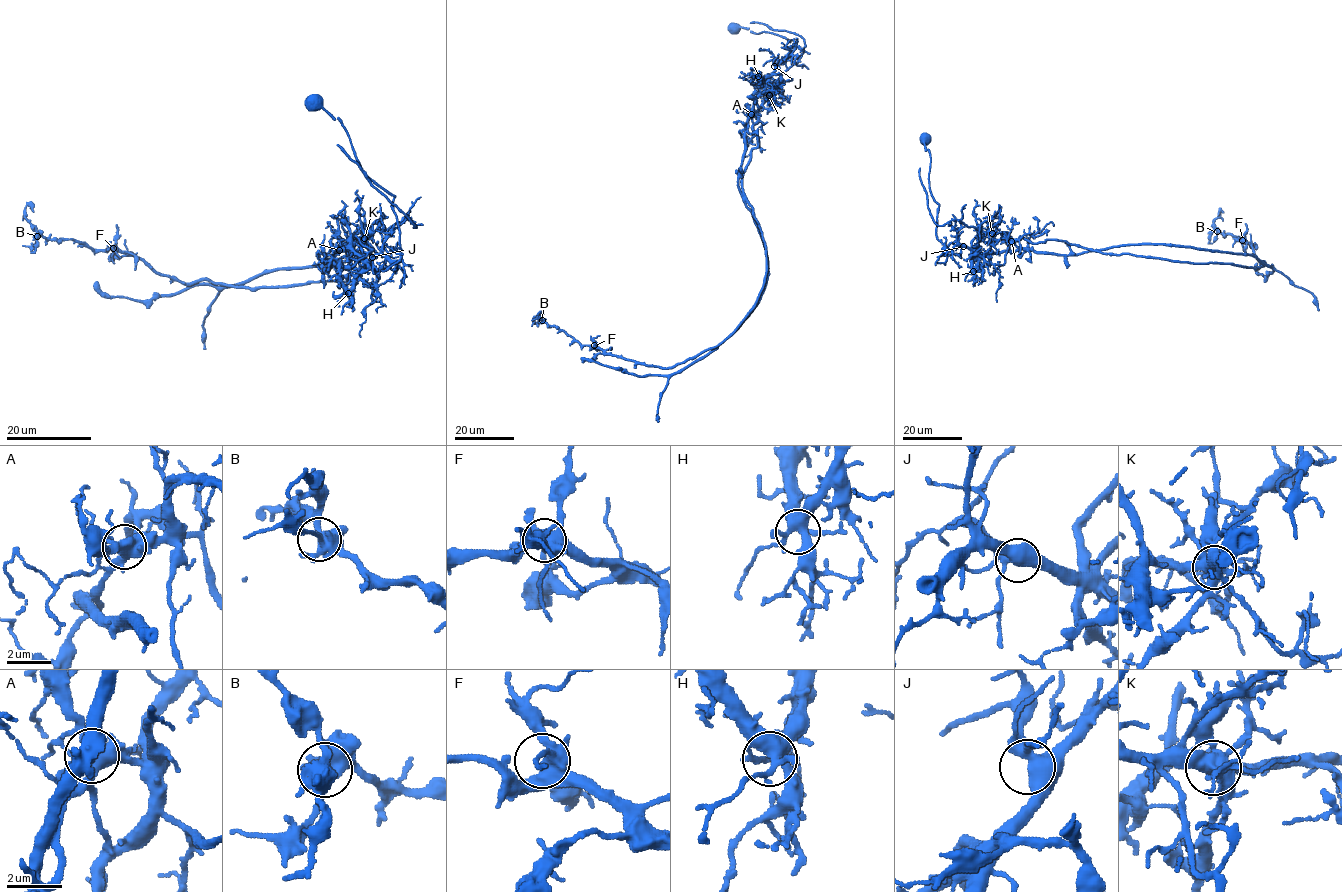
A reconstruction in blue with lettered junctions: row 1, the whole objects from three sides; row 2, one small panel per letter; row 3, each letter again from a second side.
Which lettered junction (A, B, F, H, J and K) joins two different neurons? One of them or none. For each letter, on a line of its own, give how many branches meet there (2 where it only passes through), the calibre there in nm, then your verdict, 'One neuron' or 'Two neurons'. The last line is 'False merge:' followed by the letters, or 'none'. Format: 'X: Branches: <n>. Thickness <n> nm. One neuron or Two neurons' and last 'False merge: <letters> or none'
A: Branches: 5. Thickness 500 nm. One neuron
B: Branches: 5. Thickness 440 nm. One neuron
F: Branches: 6. Thickness 480 nm. One neuron
H: Branches: 7. Thickness 500 nm. One neuron
J: Branches: 4. Thickness 480 nm. One neuron
K: Branches: 7. Thickness 550 nm. Two neurons
False merge: K

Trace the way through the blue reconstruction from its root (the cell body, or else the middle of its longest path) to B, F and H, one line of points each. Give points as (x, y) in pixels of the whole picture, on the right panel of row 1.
B: (925, 138), (929, 189), (939, 205), (936, 236), (946, 248), (1265, 264), (1245, 240), (1217, 231)
F: (925, 138), (929, 189), (939, 205), (936, 236), (946, 248), (1097, 251), (1264, 265), (1242, 240)
H: (925, 138), (931, 158), (929, 189), (939, 205), (936, 236), (946, 248), (967, 246), (978, 260), (973, 271)

